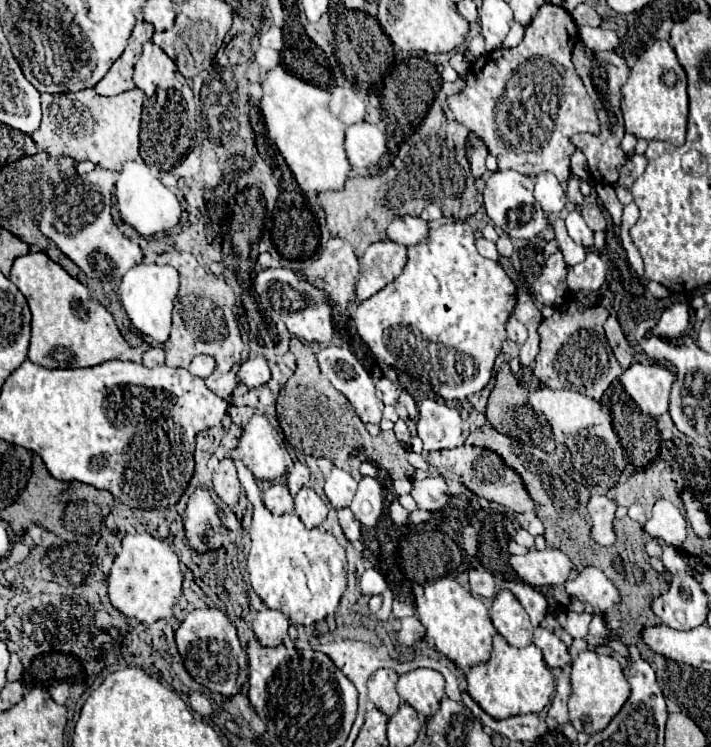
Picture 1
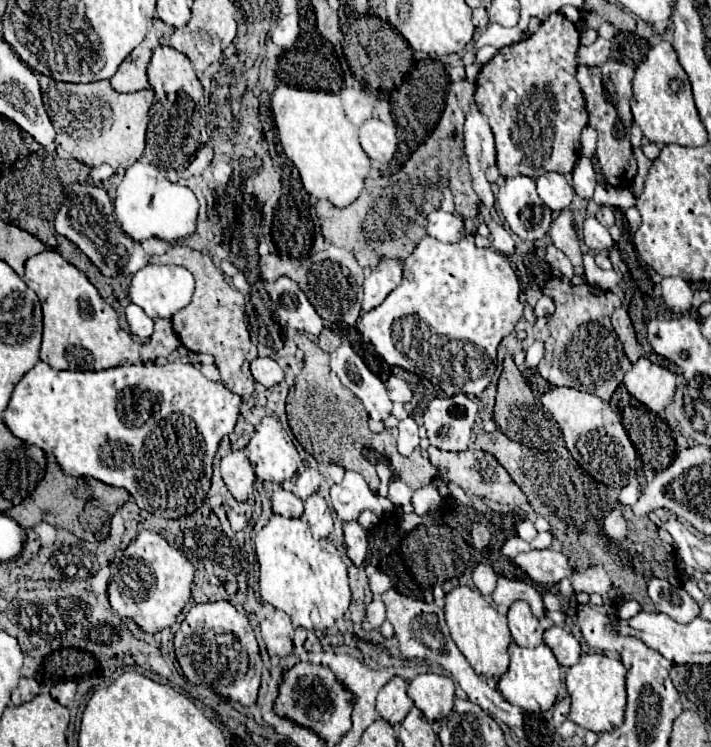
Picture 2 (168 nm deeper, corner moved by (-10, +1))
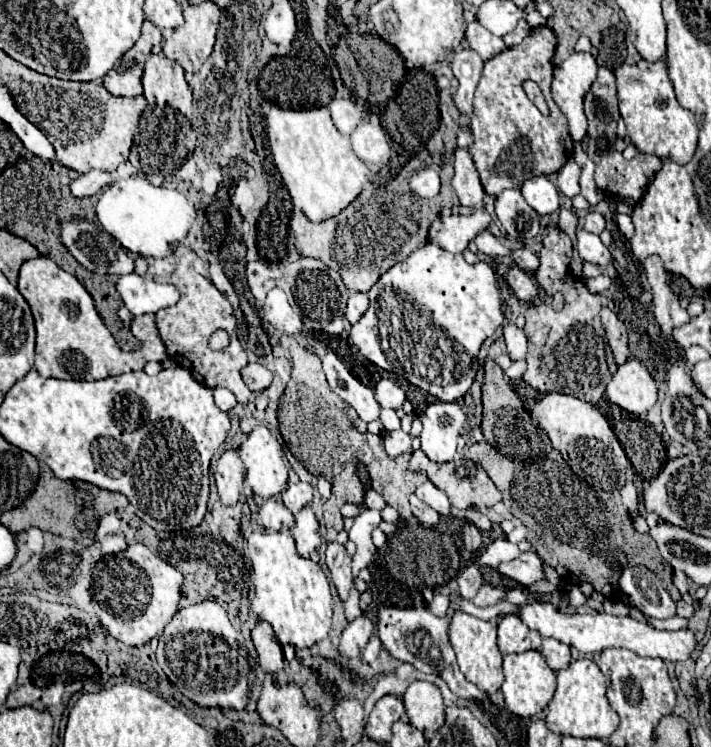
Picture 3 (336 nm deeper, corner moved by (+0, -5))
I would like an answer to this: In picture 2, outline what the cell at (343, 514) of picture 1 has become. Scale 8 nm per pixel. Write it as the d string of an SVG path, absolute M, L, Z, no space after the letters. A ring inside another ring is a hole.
M356 520L344 524L344 548L346 548L346 556L354 562L354 566L360 566L364 562L368 552L368 540L364 528Z

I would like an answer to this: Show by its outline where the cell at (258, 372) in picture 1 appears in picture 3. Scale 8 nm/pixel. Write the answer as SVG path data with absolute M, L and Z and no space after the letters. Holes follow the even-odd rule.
M248 364L242 368L242 380L252 392L262 392L272 384L272 372L262 364Z

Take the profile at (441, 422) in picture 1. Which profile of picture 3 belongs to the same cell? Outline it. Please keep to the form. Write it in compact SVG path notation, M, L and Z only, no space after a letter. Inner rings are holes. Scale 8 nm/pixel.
M458 402L430 404L422 414L422 452L434 462L450 462L456 456L460 430L466 422L466 408Z

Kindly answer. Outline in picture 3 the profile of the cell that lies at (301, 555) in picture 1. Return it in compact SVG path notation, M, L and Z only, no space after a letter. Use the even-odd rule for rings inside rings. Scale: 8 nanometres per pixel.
M254 532L248 538L248 550L254 566L254 592L250 596L250 606L260 620L272 624L278 642L306 648L316 644L318 640L324 640L332 626L334 602L328 576L320 568L320 564L310 558L302 558L296 552L294 538L288 532Z

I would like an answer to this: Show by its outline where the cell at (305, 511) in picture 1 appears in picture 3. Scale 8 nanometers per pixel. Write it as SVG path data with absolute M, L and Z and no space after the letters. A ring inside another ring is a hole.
M304 506L304 510L300 510L296 514L296 524L294 524L294 540L296 540L296 548L298 554L308 558L314 550L320 548L320 526L318 520L312 512L310 506Z

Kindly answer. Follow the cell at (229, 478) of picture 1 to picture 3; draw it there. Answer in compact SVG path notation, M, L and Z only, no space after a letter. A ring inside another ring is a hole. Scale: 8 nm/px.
M228 450L218 458L214 466L214 480L222 504L234 506L240 498L240 490L244 482L244 464L236 450Z

